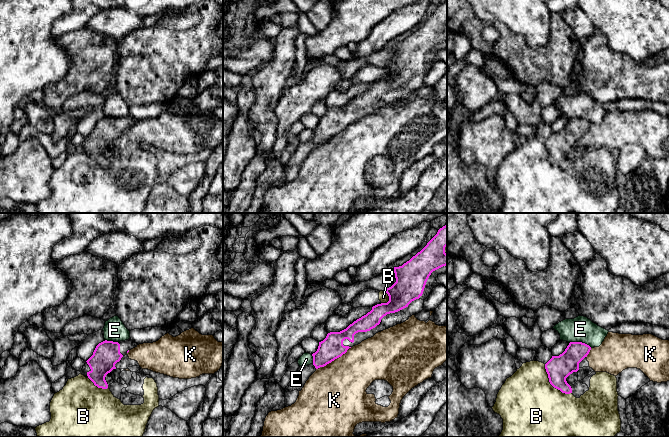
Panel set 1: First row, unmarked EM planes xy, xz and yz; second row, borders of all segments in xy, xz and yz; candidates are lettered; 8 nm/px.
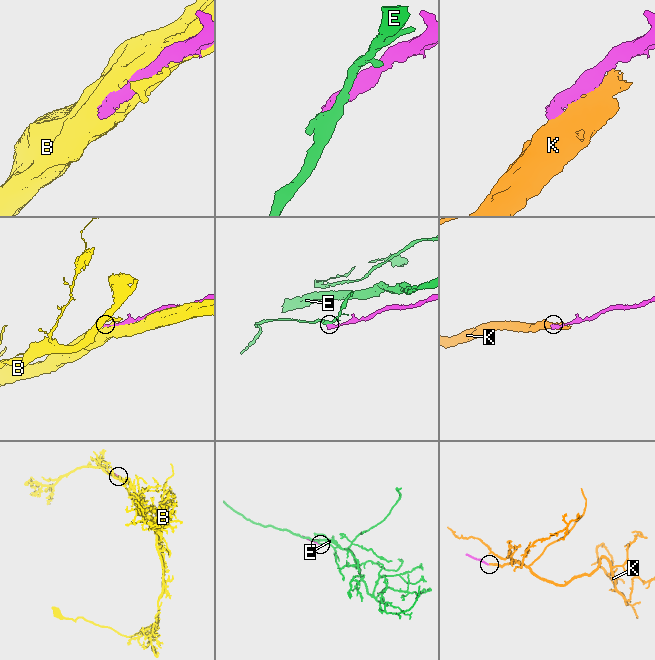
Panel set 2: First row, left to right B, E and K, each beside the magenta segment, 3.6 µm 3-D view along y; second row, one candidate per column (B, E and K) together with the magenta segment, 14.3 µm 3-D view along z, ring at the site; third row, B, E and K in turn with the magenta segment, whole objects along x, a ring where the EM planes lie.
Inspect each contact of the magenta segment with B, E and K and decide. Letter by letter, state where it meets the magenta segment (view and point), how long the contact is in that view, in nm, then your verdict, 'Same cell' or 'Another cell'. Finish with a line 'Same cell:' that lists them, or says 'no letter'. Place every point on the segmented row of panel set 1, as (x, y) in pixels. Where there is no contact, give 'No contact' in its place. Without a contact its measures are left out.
B: Touches magenta at yz (551, 384). Shared border 320 nm. Another cell
E: Touches magenta at yz (581, 342). Shared border 180 nm. Another cell
K: Touches magenta at xz (333, 360). Shared border 340 nm. Another cell
Same cell: no letter

